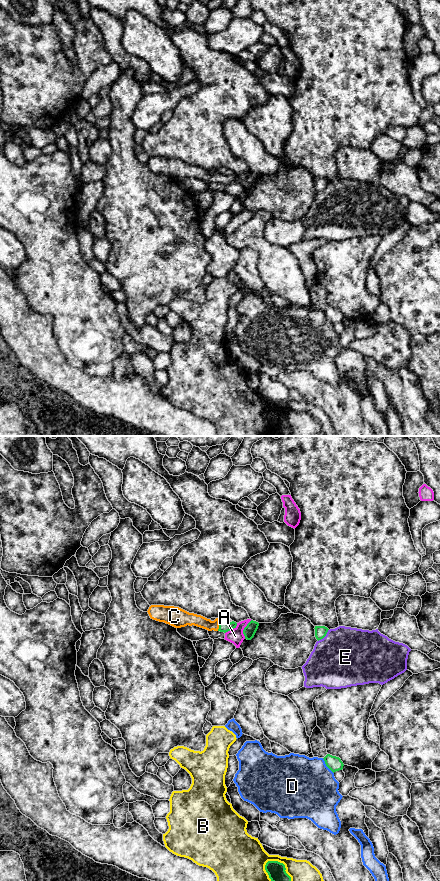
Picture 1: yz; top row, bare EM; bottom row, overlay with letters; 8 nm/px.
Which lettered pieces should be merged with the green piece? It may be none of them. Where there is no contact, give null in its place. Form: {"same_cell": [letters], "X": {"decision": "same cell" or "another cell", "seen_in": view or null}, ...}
{"same_cell": ["C"], "A": {"decision": "another cell", "seen_in": "yz"}, "B": {"decision": "another cell", "seen_in": "yz"}, "C": {"decision": "same cell", "seen_in": "yz"}, "D": {"decision": "another cell", "seen_in": "yz"}, "E": {"decision": "another cell", "seen_in": "yz"}}

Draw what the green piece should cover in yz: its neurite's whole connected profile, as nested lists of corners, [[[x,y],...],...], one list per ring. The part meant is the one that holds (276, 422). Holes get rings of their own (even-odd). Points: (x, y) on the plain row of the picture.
[[[268,413],[265,417],[265,422],[271,433],[275,436],[291,436],[291,429],[286,425],[283,415]]]

